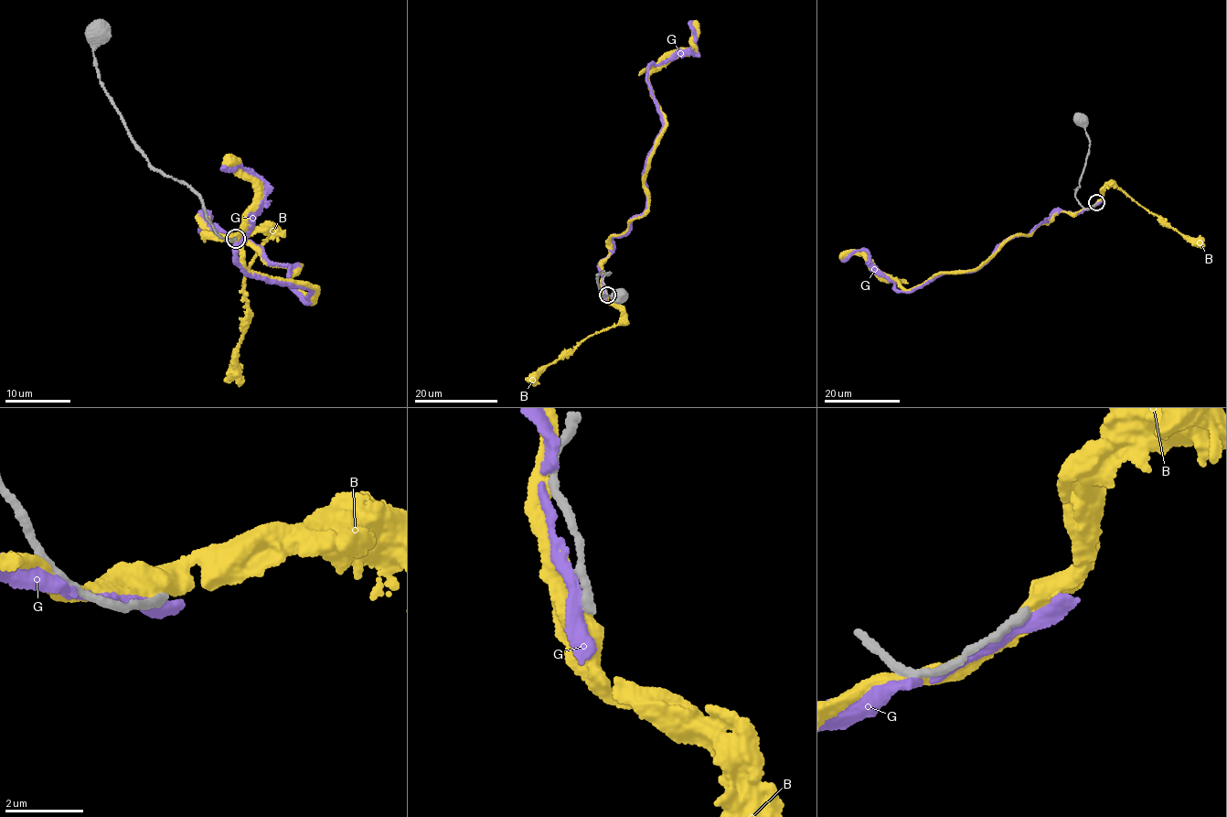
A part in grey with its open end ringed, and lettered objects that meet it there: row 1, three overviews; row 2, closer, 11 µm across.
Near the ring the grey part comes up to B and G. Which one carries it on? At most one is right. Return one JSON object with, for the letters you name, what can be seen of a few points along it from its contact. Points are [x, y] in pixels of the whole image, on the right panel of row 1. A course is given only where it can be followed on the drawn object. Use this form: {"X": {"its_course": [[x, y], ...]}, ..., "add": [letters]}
{"add": []}

